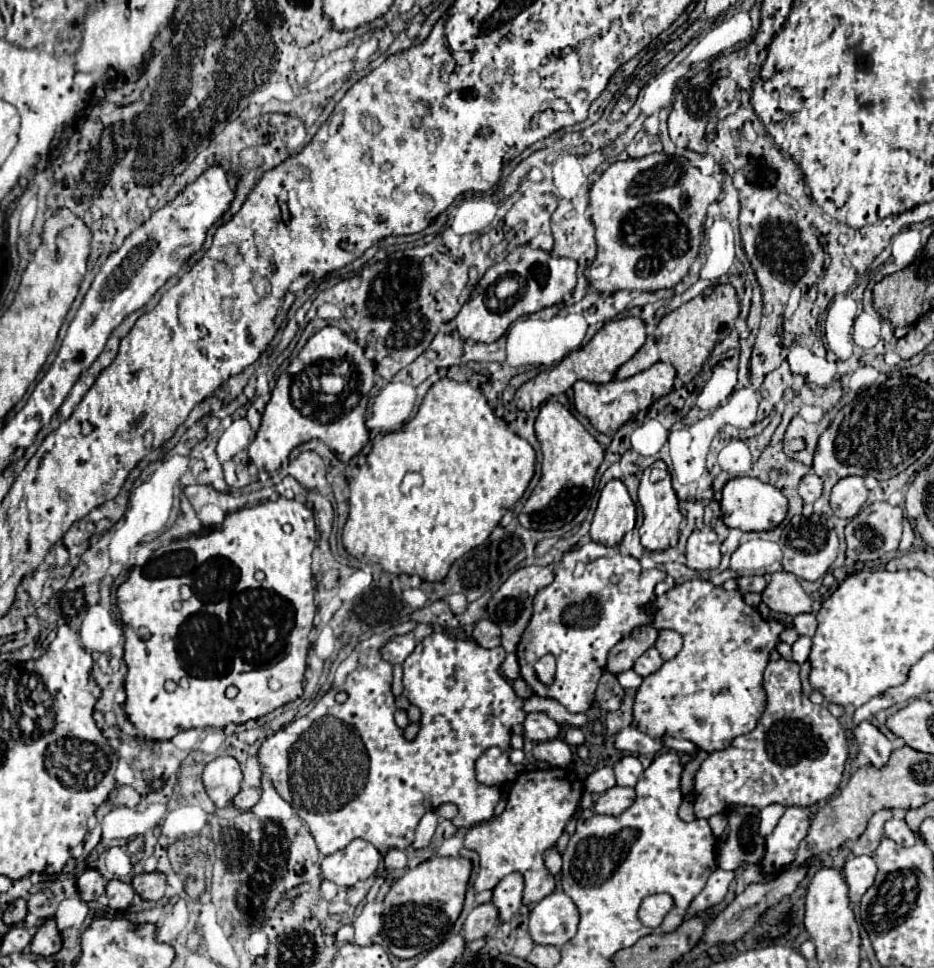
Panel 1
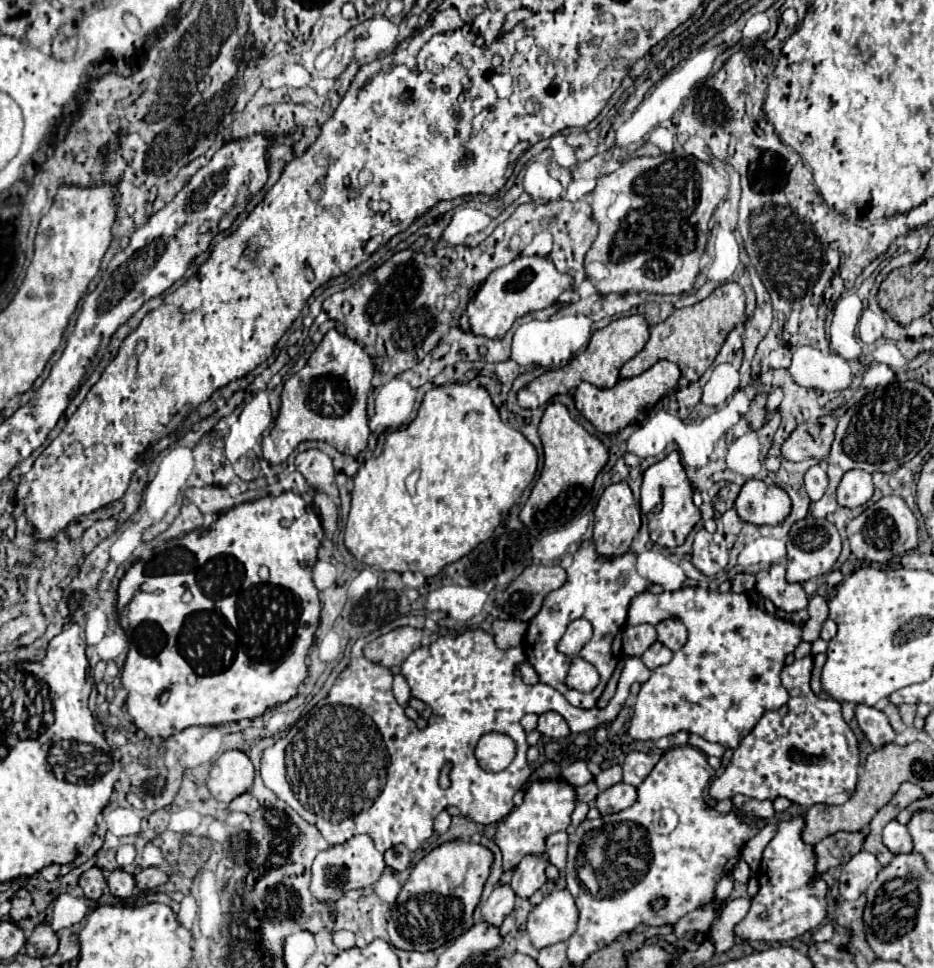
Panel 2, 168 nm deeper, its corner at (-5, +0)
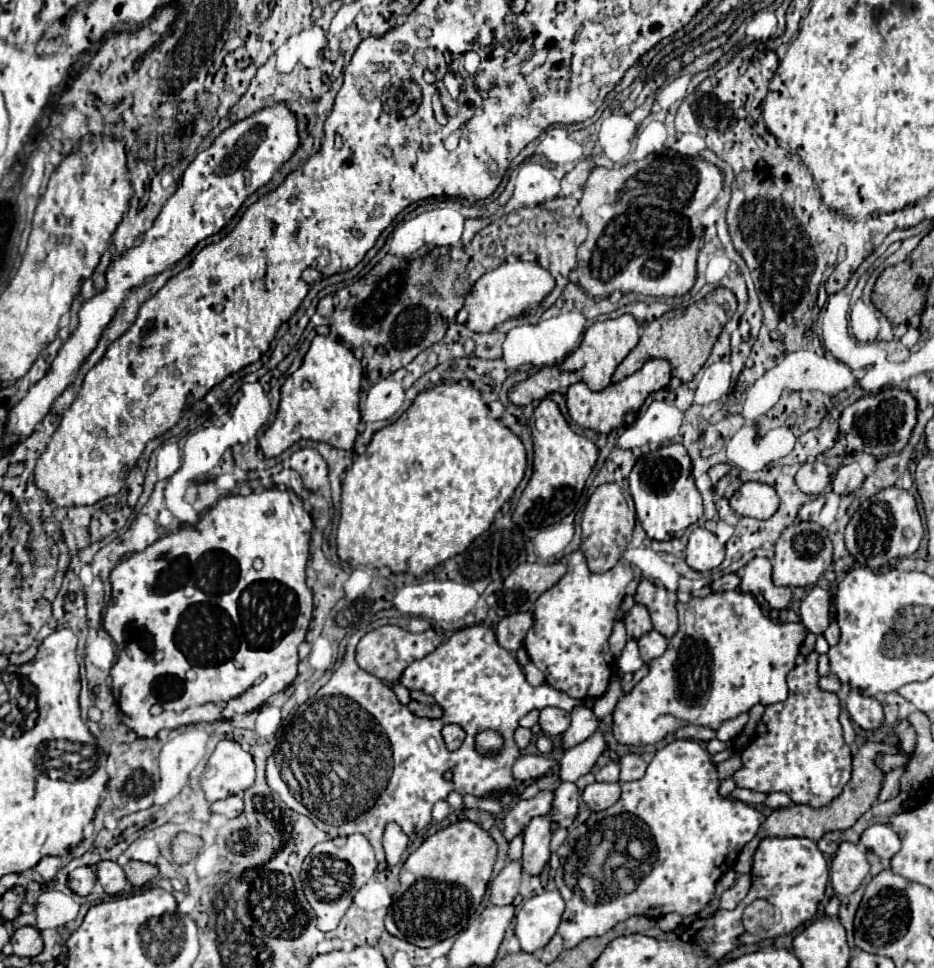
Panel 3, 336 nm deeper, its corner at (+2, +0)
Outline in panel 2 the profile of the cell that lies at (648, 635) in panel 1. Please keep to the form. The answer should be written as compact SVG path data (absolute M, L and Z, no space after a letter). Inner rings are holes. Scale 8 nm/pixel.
M634 625L624 629L624 643L622 653L624 655L636 655L640 657L652 643L656 641L656 629L654 625Z

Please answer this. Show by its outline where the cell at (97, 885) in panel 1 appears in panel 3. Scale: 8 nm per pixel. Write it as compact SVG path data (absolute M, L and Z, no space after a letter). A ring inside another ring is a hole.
M79 867L69 873L69 889L77 895L89 895L97 883L97 875L91 867Z

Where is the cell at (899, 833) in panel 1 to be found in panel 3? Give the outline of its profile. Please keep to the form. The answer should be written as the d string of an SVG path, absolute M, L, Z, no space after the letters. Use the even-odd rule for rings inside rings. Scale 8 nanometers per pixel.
M873 825L873 827L869 827L861 835L861 843L867 849L875 851L881 859L891 859L901 849L901 841L899 841L897 833L889 825Z

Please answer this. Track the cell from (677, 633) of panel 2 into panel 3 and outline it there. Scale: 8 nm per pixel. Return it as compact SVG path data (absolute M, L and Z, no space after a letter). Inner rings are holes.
M641 579L637 593L635 593L635 603L641 603L647 607L653 629L659 631L665 639L671 639L677 629L679 629L679 617L677 617L677 595L667 591L665 587L657 587L655 583Z

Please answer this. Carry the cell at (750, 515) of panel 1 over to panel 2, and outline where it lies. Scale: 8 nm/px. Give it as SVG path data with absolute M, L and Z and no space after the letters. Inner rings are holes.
M750 479L742 485L734 509L746 523L778 525L790 515L790 497L776 485Z

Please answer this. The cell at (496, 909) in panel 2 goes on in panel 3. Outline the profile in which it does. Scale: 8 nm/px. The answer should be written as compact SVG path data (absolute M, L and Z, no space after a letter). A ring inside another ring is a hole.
M511 861L503 867L503 871L491 881L489 885L489 903L495 907L511 905L513 897L517 895L519 881L521 881L521 865L519 861Z

